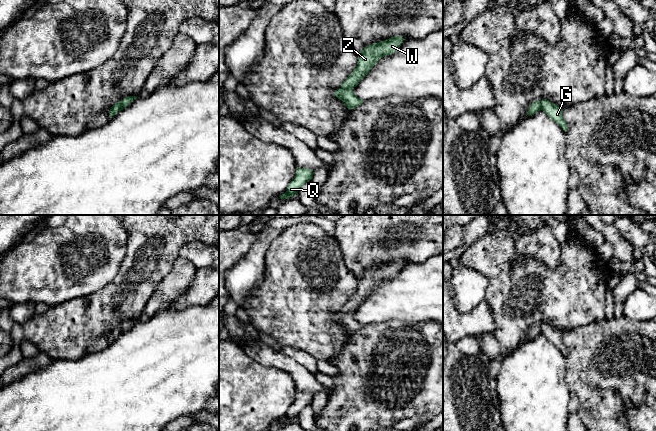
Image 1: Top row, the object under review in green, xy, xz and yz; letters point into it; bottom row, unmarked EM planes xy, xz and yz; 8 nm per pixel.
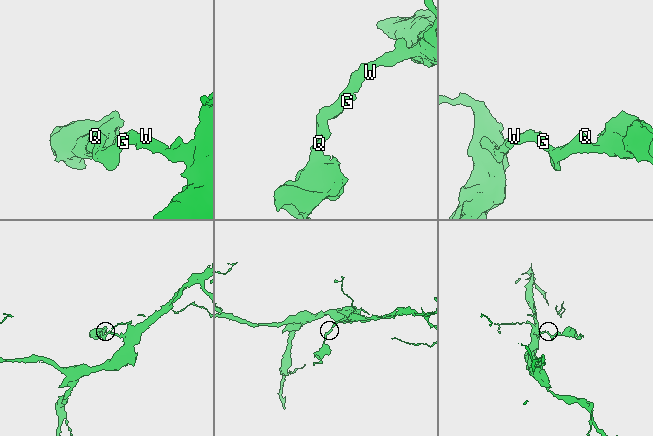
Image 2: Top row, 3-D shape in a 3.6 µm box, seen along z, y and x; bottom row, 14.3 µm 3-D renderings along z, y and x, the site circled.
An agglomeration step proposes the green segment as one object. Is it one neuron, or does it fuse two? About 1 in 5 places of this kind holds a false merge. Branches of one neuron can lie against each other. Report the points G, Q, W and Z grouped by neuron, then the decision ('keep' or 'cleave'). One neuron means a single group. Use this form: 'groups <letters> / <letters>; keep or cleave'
groups G Q W Z; keep

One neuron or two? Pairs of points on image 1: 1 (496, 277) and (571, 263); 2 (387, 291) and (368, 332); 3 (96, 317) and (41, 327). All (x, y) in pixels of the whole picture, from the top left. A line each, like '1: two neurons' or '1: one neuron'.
1: one neuron
2: two neurons
3: one neuron

